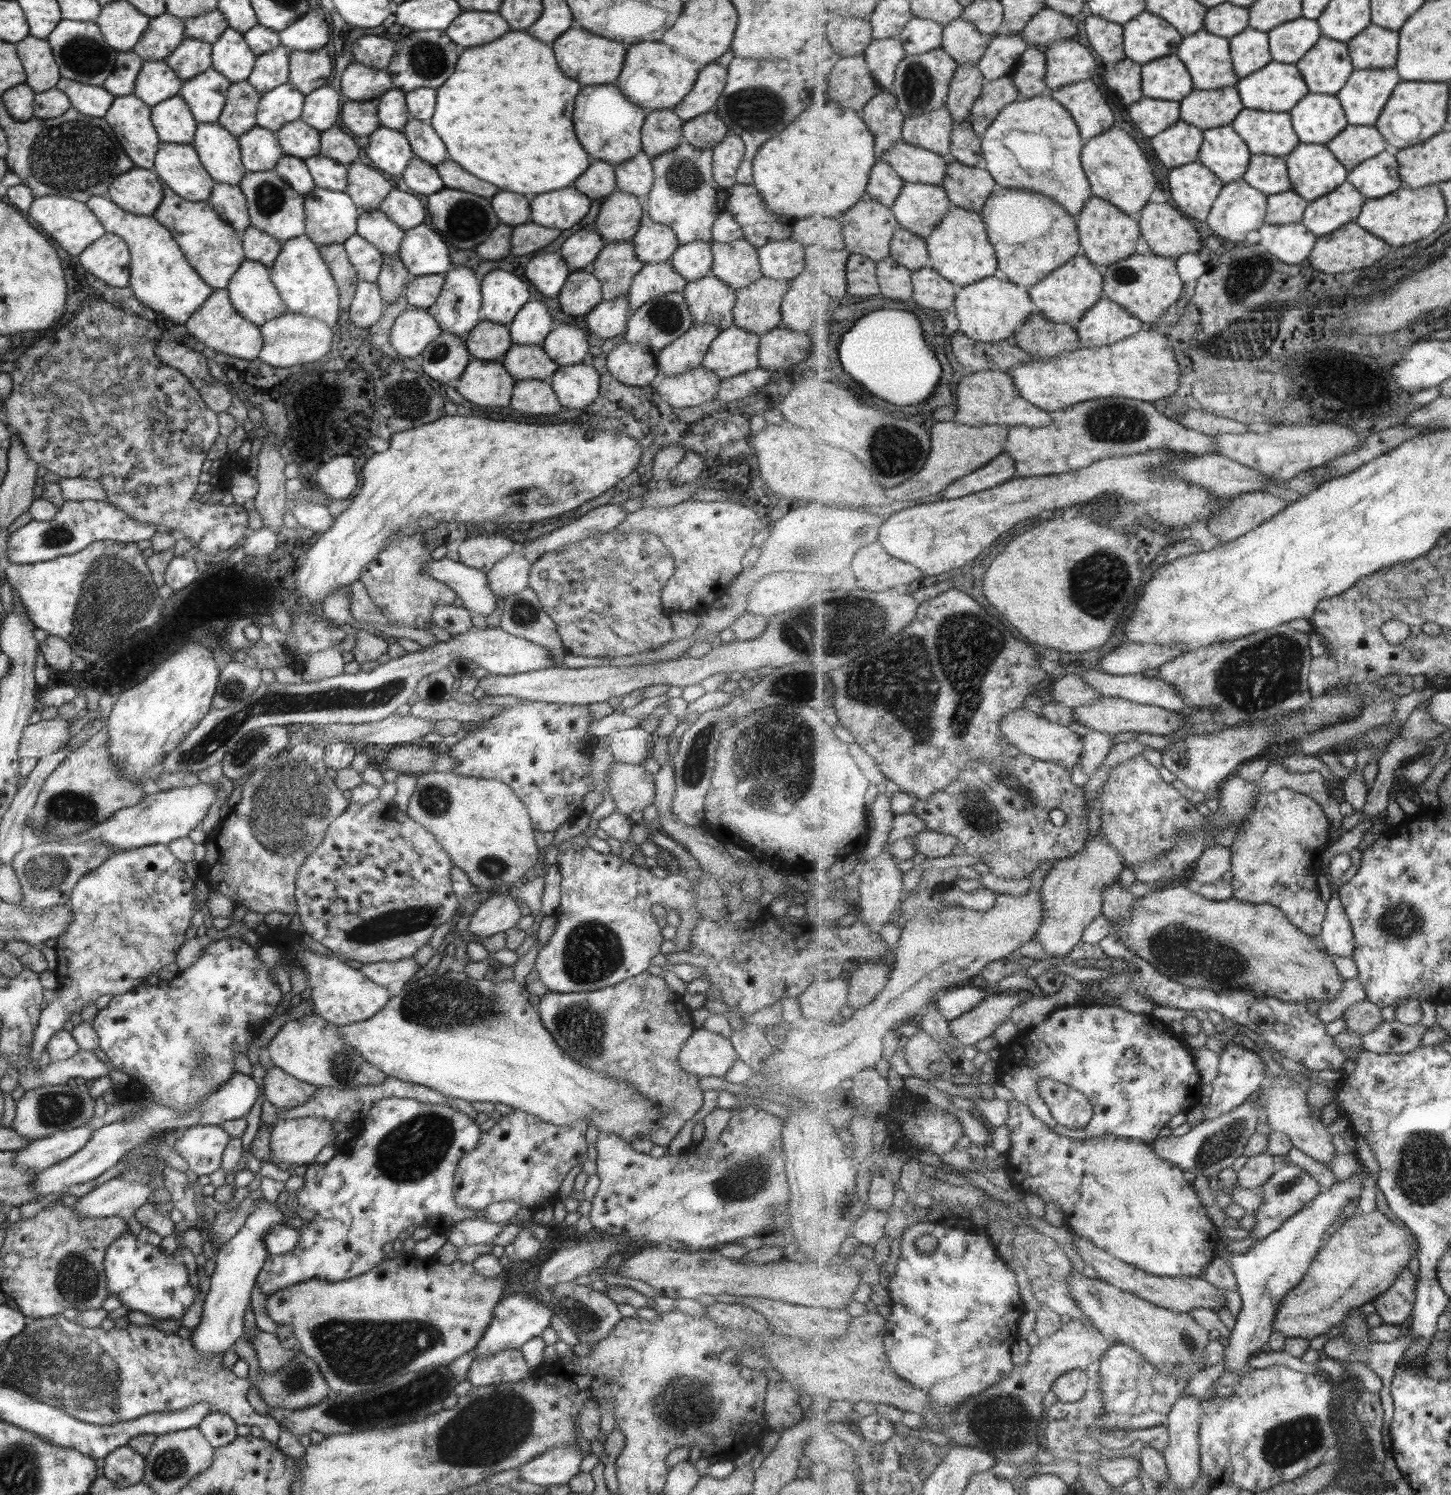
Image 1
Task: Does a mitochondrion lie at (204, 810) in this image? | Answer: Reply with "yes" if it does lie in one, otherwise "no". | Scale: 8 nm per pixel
no

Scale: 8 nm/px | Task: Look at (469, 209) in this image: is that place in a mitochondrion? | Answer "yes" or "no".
yes

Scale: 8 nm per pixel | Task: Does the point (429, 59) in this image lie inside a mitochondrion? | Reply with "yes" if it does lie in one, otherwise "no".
yes

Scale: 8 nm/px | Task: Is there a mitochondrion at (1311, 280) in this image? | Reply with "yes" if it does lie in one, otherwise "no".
no

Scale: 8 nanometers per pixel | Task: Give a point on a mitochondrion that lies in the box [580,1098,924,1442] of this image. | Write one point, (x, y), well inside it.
(741, 1183)

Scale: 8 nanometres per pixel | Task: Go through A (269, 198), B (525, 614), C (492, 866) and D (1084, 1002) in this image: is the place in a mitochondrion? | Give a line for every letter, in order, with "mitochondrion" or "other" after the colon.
A: mitochondrion
B: mitochondrion
C: mitochondrion
D: other

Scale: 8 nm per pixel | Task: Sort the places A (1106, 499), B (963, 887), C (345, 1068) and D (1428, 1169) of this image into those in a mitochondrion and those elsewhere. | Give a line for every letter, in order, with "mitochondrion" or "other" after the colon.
A: other
B: other
C: mitochondrion
D: mitochondrion

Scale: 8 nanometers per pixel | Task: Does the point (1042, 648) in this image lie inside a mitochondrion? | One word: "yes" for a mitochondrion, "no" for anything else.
no

